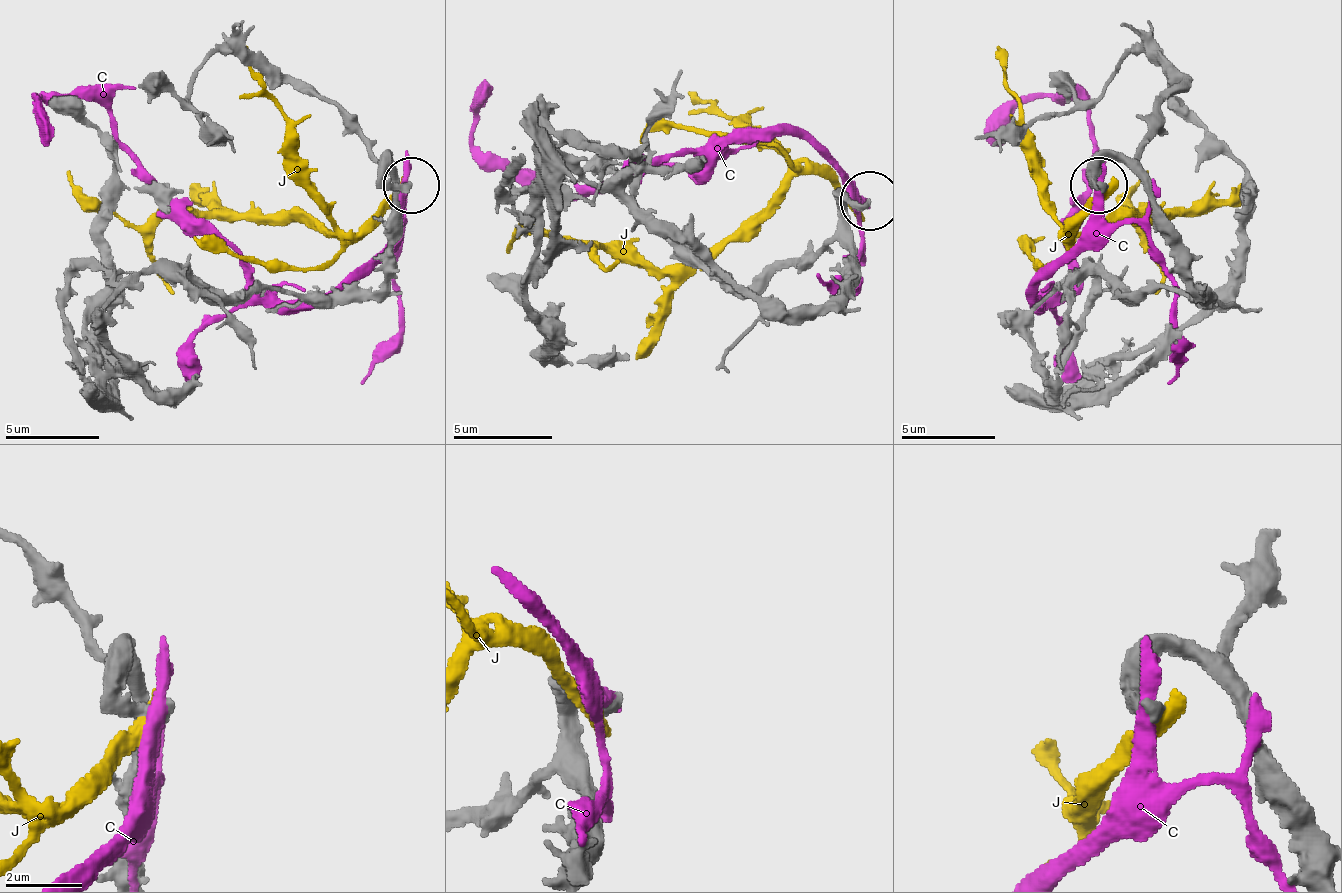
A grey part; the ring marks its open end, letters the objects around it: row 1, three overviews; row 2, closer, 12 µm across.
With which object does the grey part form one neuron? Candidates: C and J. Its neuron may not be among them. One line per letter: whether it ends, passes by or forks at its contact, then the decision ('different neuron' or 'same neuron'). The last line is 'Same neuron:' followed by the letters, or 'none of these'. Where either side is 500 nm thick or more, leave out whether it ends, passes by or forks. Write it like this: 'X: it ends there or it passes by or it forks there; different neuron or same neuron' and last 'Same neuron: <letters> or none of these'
C: it passes by; different neuron
J: different neuron
Same neuron: none of these

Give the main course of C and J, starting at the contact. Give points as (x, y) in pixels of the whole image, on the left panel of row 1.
C: (405, 189), (400, 231), (349, 283), (264, 292), (94, 99), (33, 99), (47, 146)
J: (400, 189), (367, 222), (344, 236), (325, 236), (302, 217), (184, 217), (127, 226), (85, 193), (66, 170)

